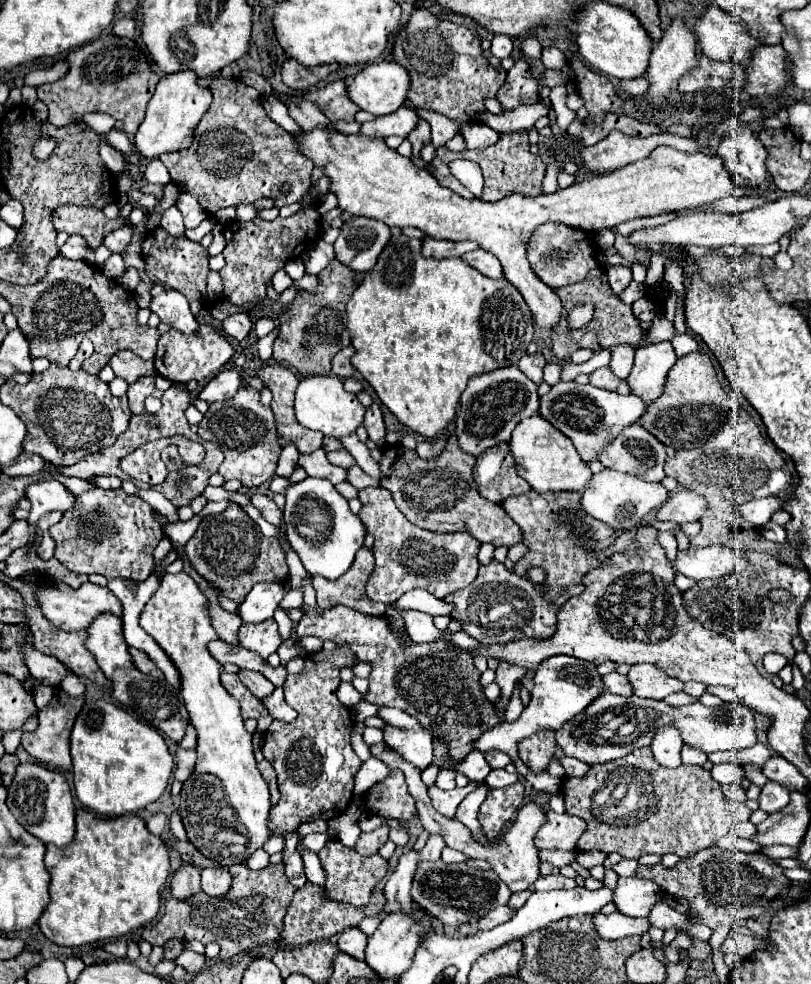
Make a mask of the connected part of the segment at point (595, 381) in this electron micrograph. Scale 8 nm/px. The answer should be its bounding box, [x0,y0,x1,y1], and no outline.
[590,368,630,394]

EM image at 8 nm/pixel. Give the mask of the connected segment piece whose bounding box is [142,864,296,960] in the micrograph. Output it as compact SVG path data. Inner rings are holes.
M240 864L230 866L230 874L232 874L232 888L228 890L228 894L220 898L206 896L204 892L198 892L188 900L170 898L164 906L164 916L158 918L156 924L152 922L144 926L142 938L158 946L164 946L164 942L170 938L178 938L182 942L200 940L202 944L218 942L222 948L220 952L222 960L260 948L262 944L278 942L286 908L296 892L296 888L288 882L284 874L284 866L276 864L254 872Z

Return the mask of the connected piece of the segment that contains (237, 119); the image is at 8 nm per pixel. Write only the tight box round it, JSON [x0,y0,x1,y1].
[160,78,314,214]

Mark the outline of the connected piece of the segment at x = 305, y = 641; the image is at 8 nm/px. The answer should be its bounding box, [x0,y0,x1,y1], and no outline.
[292,636,322,654]

